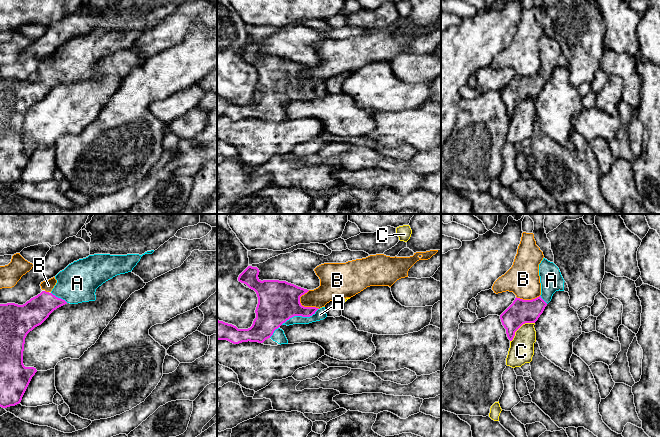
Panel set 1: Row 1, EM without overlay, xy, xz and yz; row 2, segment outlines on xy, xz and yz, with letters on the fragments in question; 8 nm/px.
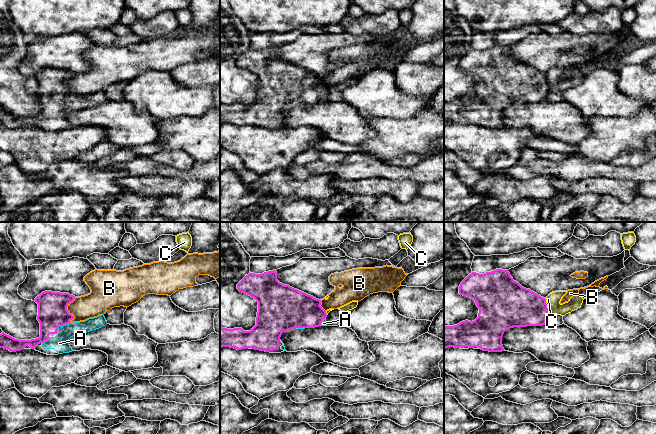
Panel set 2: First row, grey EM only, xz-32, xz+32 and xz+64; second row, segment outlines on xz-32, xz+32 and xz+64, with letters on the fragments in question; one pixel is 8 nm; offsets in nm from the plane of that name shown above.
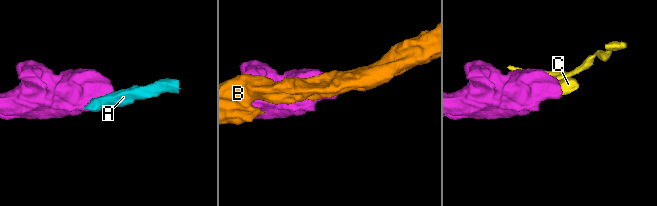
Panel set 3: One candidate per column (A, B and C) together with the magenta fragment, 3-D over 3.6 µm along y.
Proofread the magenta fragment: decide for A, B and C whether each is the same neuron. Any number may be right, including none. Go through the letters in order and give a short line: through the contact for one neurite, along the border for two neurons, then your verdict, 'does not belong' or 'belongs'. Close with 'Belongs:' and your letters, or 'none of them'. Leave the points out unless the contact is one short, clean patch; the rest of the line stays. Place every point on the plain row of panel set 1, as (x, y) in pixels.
A: belongs
B: does not belong
C: does not belong
Belongs: A

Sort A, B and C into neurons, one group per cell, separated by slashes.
A / B / C

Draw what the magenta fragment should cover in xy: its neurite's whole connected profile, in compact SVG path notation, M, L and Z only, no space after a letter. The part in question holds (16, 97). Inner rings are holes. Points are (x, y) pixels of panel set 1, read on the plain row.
M151 26L151 27L147 27L147 28L145 28L145 29L144 29L144 30L142 30L142 31L139 31L139 30L127 30L127 31L110 31L110 30L94 30L94 31L89 31L89 32L88 32L88 33L86 33L86 34L83 34L83 35L79 35L79 36L77 36L77 37L74 37L74 38L73 38L73 39L71 39L71 40L69 40L69 41L68 41L68 42L67 42L67 43L66 43L66 44L65 44L65 45L64 45L64 46L62 46L62 47L60 47L60 48L59 48L59 49L58 49L58 50L57 50L57 51L56 51L56 52L55 52L55 55L56 55L56 56L57 56L57 59L56 59L56 61L55 61L55 62L54 62L54 64L53 64L53 65L52 65L52 67L51 67L51 68L50 68L50 69L49 69L49 68L46 68L46 67L42 67L42 68L41 68L41 69L40 69L40 70L38 70L38 71L37 71L37 72L35 72L35 73L33 73L33 74L31 74L31 75L30 75L30 76L29 76L29 77L27 77L27 78L26 78L26 79L25 79L25 80L23 80L23 81L18 81L18 80L15 80L15 79L7 79L7 80L0 80L0 183L2 183L2 184L7 184L7 183L10 183L10 182L15 182L15 181L17 181L17 180L19 180L19 179L20 179L20 178L21 178L21 176L22 176L22 173L23 173L23 171L24 171L24 169L25 169L25 167L26 167L26 165L27 165L27 163L28 163L28 161L29 161L29 159L30 159L30 157L31 157L31 155L32 155L32 153L33 153L33 152L34 152L34 151L35 151L35 149L36 149L36 148L37 148L37 146L36 146L36 144L34 144L34 143L25 143L25 142L24 142L24 140L23 140L23 127L24 127L24 120L25 120L25 114L26 114L26 112L27 112L27 110L28 110L28 109L29 109L29 108L30 108L30 107L32 107L32 106L33 106L33 105L34 105L34 104L35 104L35 103L37 103L37 102L39 102L39 101L41 101L41 100L42 100L42 99L43 99L43 98L44 98L44 97L45 97L45 96L46 96L46 95L47 95L47 94L48 94L48 93L49 93L49 91L50 91L50 90L51 90L51 89L52 89L52 88L53 88L53 87L54 87L54 86L56 86L56 85L57 85L57 84L59 84L59 83L61 83L61 82L63 82L63 81L65 81L65 80L67 80L67 79L70 79L70 80L78 80L78 79L82 79L82 78L89 78L89 77L95 77L95 76L96 76L96 71L95 71L95 68L96 68L96 65L97 65L97 64L98 64L98 63L99 63L99 62L101 62L101 61L102 61L102 60L103 60L103 59L105 59L105 58L106 58L106 57L108 57L108 56L110 56L110 55L112 55L112 54L113 54L113 53L115 53L115 52L117 52L117 51L120 51L120 50L125 50L125 49L128 49L128 48L131 48L131 47L132 47L132 46L133 46L133 44L134 44L134 43L135 43L135 42L136 42L136 41L137 41L137 39L138 39L138 38L139 38L139 37L140 37L140 35L141 35L141 33L142 33L142 32L143 32L143 31L145 31L145 30L152 30L152 29L153 29L153 28L154 28L154 26Z

